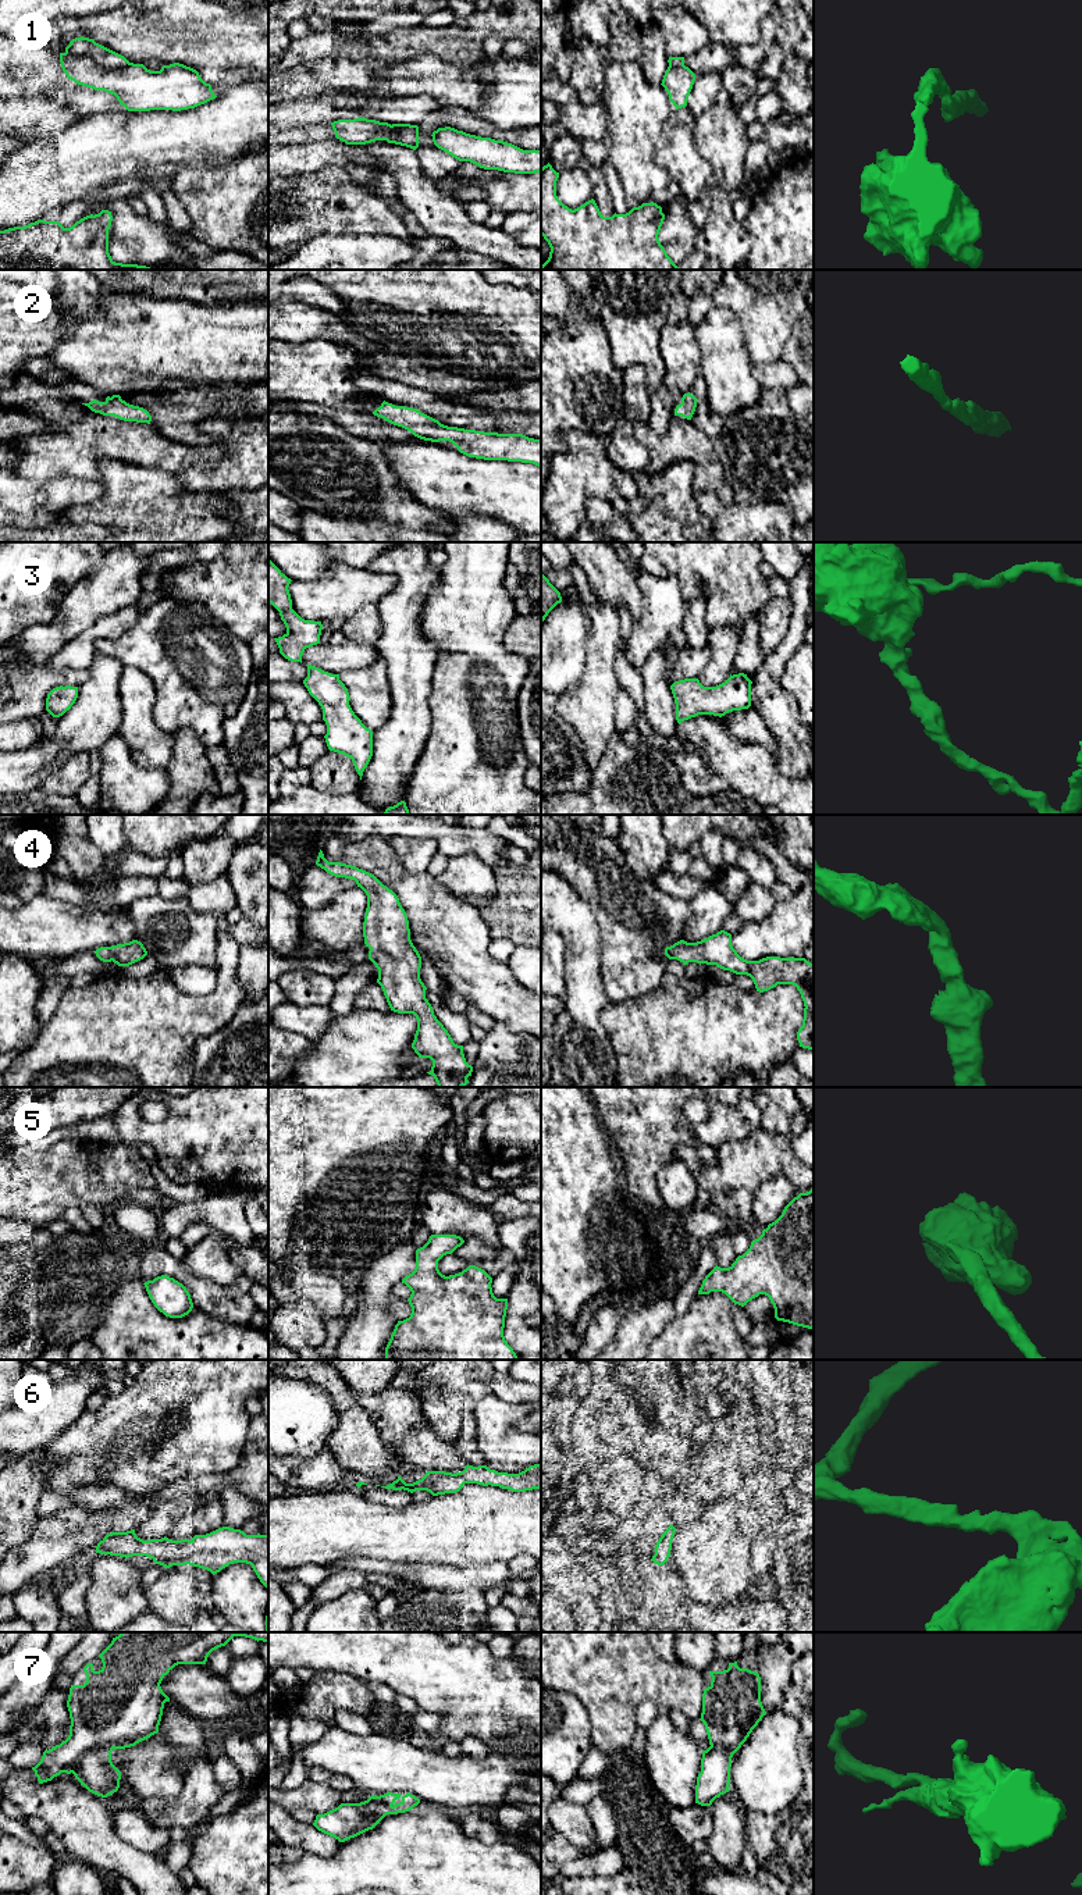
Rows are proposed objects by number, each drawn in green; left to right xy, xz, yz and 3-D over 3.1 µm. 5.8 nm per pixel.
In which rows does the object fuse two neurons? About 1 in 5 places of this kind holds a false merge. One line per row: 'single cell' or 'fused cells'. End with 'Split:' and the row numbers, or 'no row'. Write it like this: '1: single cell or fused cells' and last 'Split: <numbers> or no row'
1: fused cells
2: single cell
3: single cell
4: single cell
5: single cell
6: single cell
7: single cell
Split: 1

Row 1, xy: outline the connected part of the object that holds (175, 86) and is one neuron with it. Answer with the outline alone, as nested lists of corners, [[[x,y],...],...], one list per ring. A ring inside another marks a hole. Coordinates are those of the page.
[[[60,53],[60,63],[68,79],[114,95],[128,111],[181,111],[217,97],[196,70],[179,63],[160,71],[134,63],[110,70],[85,54],[67,53]]]

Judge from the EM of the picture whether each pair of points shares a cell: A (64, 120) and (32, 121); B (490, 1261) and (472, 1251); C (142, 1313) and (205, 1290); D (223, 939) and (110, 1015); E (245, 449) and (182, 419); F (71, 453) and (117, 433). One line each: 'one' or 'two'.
A: one
B: one
C: two
D: one
E: two
F: one

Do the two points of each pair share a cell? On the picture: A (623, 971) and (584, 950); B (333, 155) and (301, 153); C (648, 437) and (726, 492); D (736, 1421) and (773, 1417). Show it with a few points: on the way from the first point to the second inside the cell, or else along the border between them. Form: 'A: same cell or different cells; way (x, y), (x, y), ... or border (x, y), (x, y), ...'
A: different cells; border (597, 926), (600, 937), (600, 972), (605, 990)
B: same cell; way (324, 155), (309, 155)
C: same cell; way (669, 446), (686, 446), (708, 472)
D: different cells; border (748, 1402), (762, 1431), (775, 1446)

